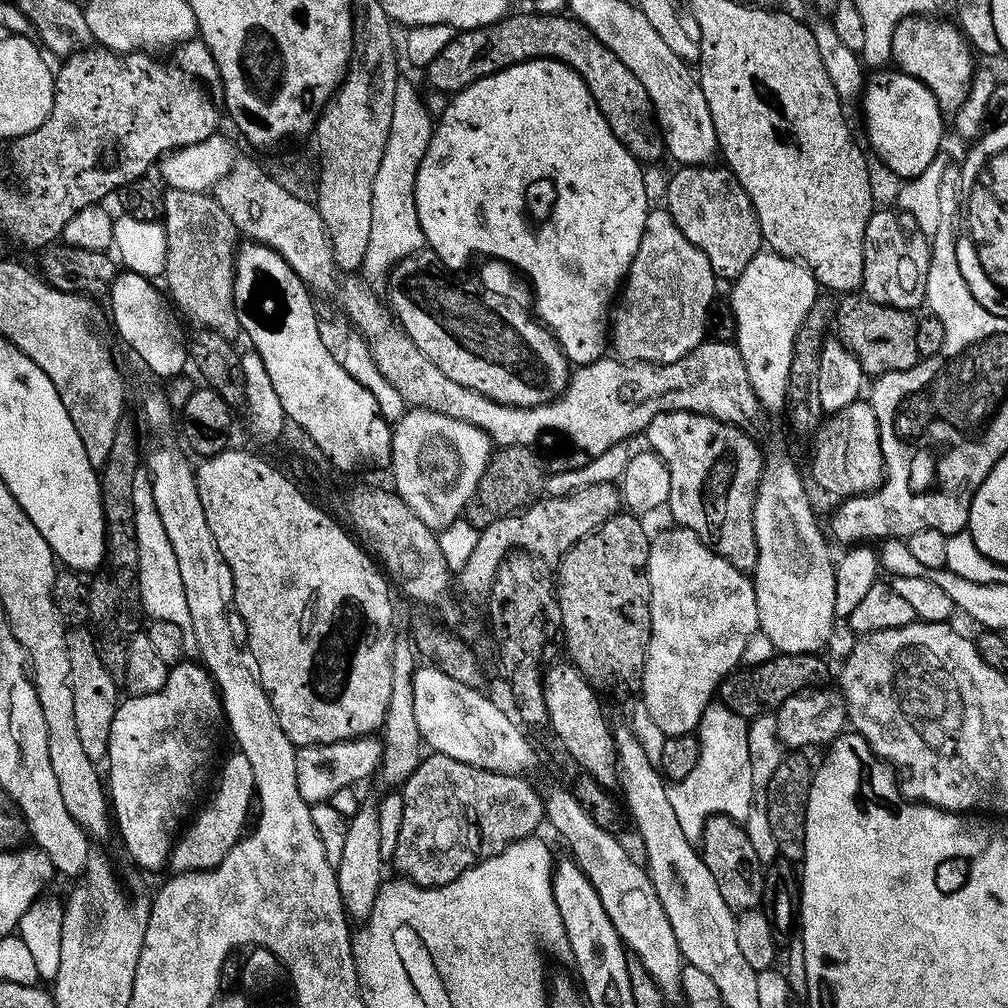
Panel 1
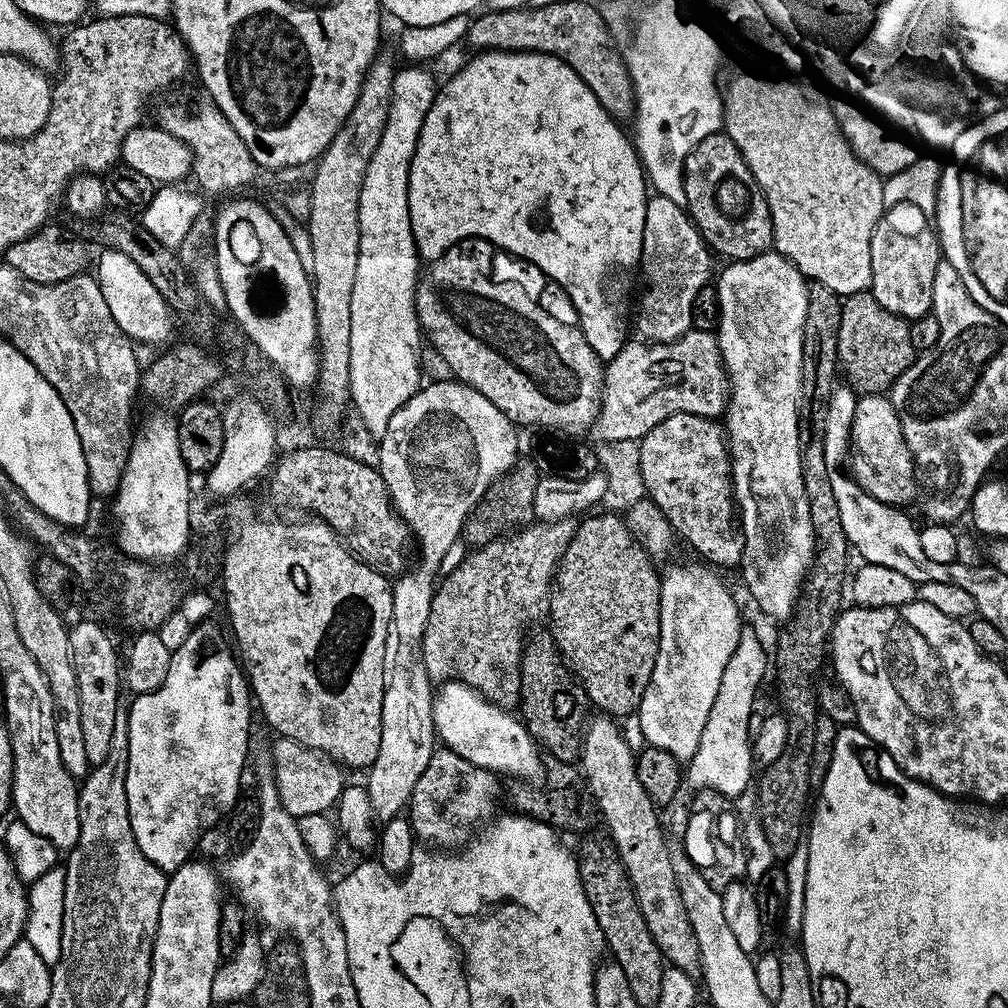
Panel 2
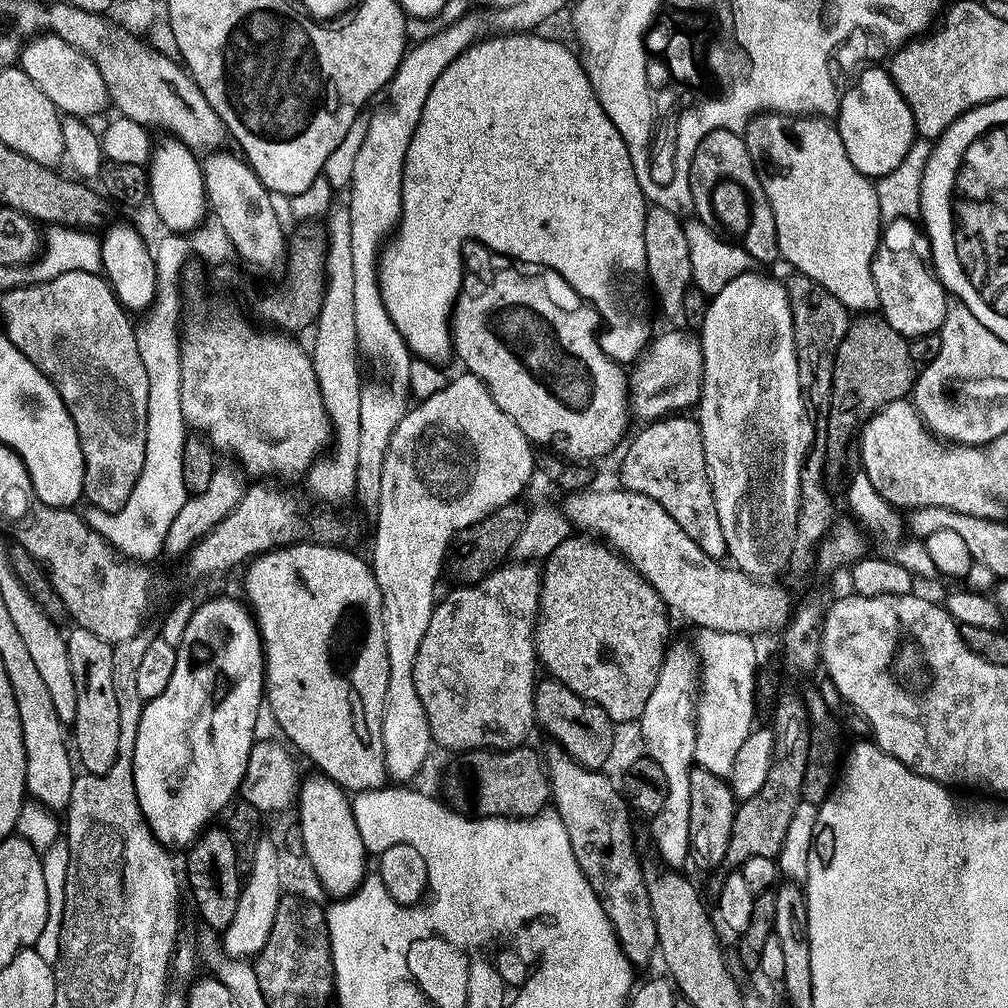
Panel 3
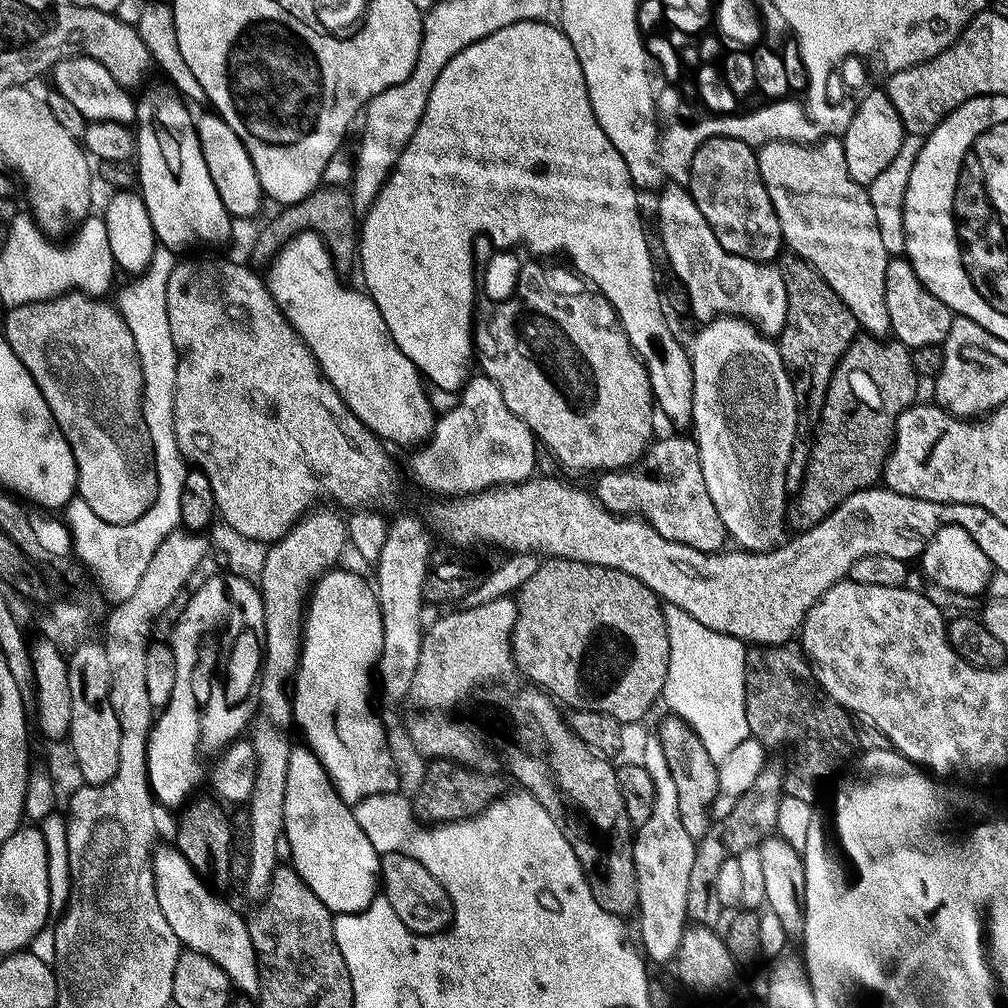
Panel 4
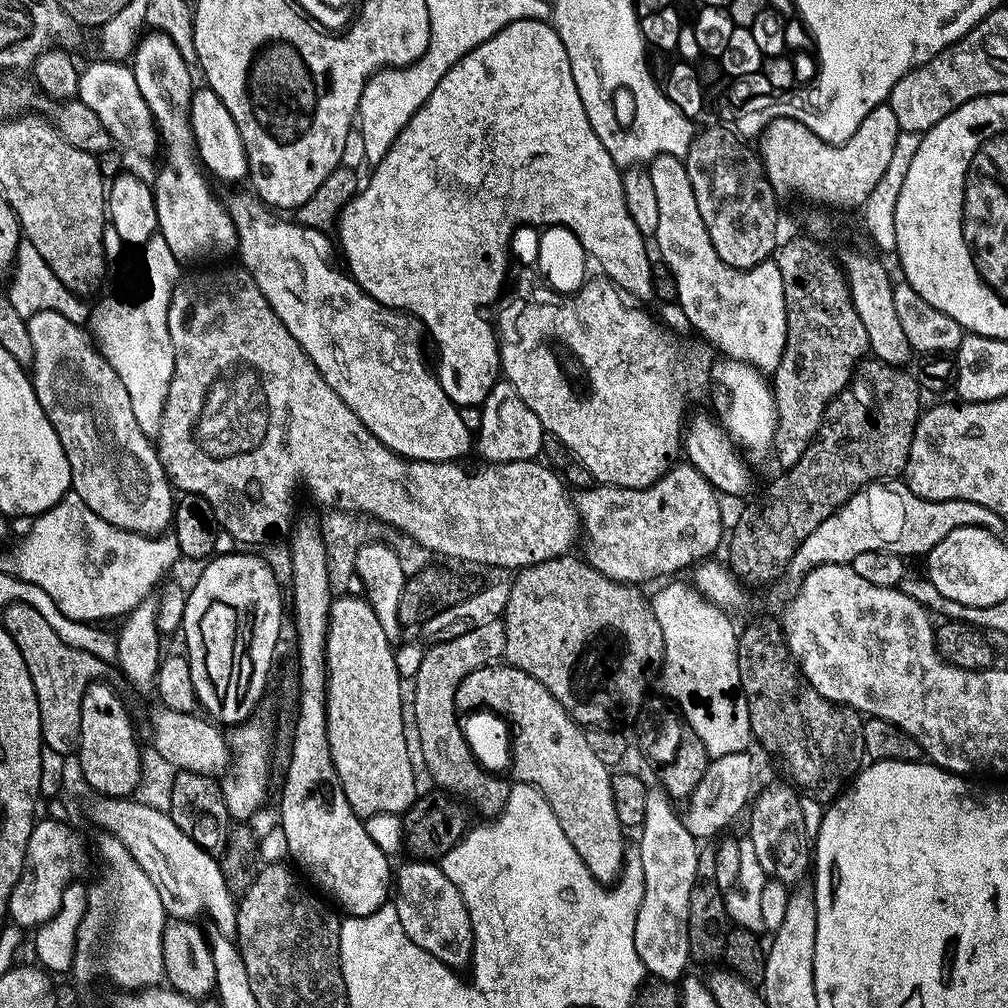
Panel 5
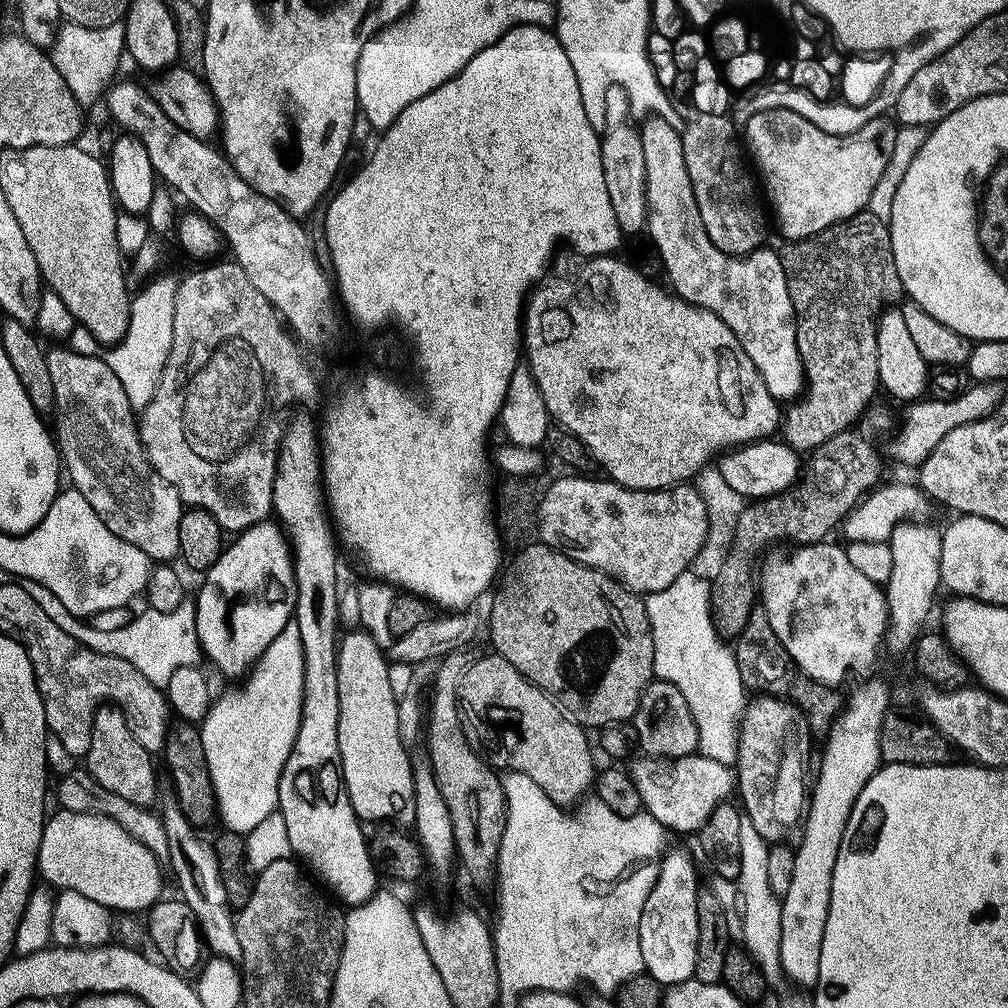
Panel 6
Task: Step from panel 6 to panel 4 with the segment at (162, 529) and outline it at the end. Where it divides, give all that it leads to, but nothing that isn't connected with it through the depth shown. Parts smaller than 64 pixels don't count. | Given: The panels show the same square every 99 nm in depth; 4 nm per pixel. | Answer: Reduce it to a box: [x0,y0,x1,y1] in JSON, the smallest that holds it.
[2,294,158,524]

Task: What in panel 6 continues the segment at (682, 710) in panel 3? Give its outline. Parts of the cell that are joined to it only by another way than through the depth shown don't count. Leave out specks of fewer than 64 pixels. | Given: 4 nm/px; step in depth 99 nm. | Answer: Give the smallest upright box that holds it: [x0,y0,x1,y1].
[638,851,698,986]

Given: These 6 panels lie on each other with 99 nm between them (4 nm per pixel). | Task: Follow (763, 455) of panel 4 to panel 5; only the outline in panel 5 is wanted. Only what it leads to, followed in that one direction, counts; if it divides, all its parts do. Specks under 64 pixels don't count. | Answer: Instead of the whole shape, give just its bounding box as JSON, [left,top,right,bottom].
[710,359,778,453]

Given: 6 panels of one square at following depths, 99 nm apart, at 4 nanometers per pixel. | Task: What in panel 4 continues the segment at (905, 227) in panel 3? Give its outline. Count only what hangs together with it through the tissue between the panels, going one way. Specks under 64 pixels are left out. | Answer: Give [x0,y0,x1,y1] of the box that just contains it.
[886,258,954,350]

